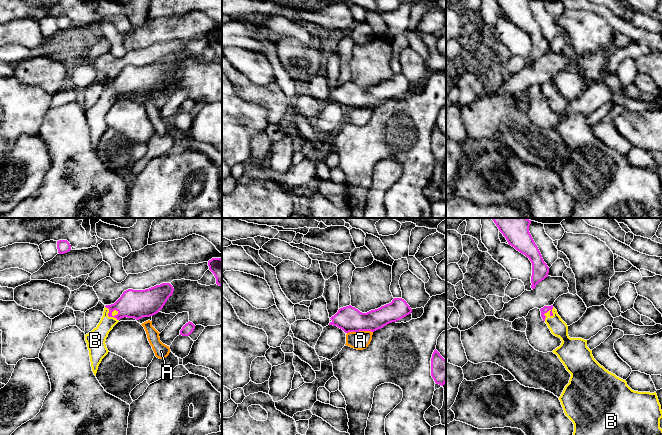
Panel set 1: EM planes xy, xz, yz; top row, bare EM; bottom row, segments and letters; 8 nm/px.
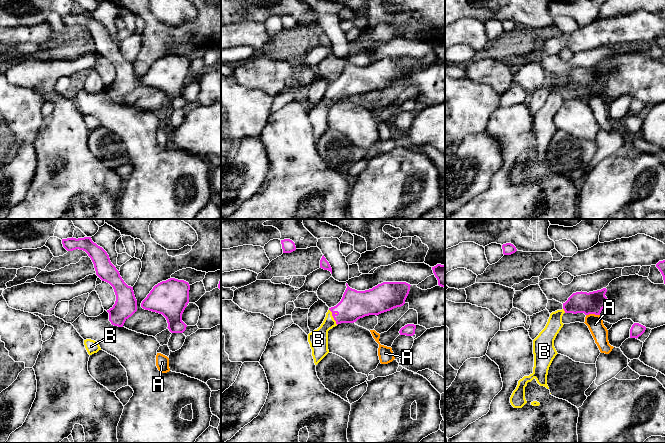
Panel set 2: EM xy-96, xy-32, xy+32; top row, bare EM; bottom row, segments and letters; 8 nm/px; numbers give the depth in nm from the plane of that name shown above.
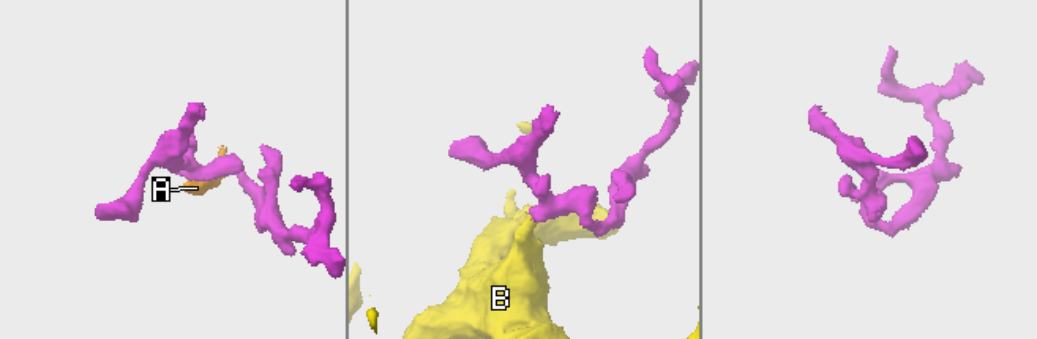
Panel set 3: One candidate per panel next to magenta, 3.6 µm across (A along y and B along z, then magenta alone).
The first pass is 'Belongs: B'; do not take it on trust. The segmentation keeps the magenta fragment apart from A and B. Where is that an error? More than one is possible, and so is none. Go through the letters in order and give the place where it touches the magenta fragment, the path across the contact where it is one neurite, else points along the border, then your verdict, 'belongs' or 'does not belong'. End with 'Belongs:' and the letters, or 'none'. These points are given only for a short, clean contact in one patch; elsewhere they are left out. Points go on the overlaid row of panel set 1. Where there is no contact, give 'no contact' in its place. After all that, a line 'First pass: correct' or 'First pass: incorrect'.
A: contact xz (359, 330); border xz (372, 331), (349, 331), (347, 333); does not belong
B: contact xy (108, 315); way xy (136, 304), (114, 310), (108, 315), (107, 323), (95, 340); belongs
Belongs: B
First pass: correct

